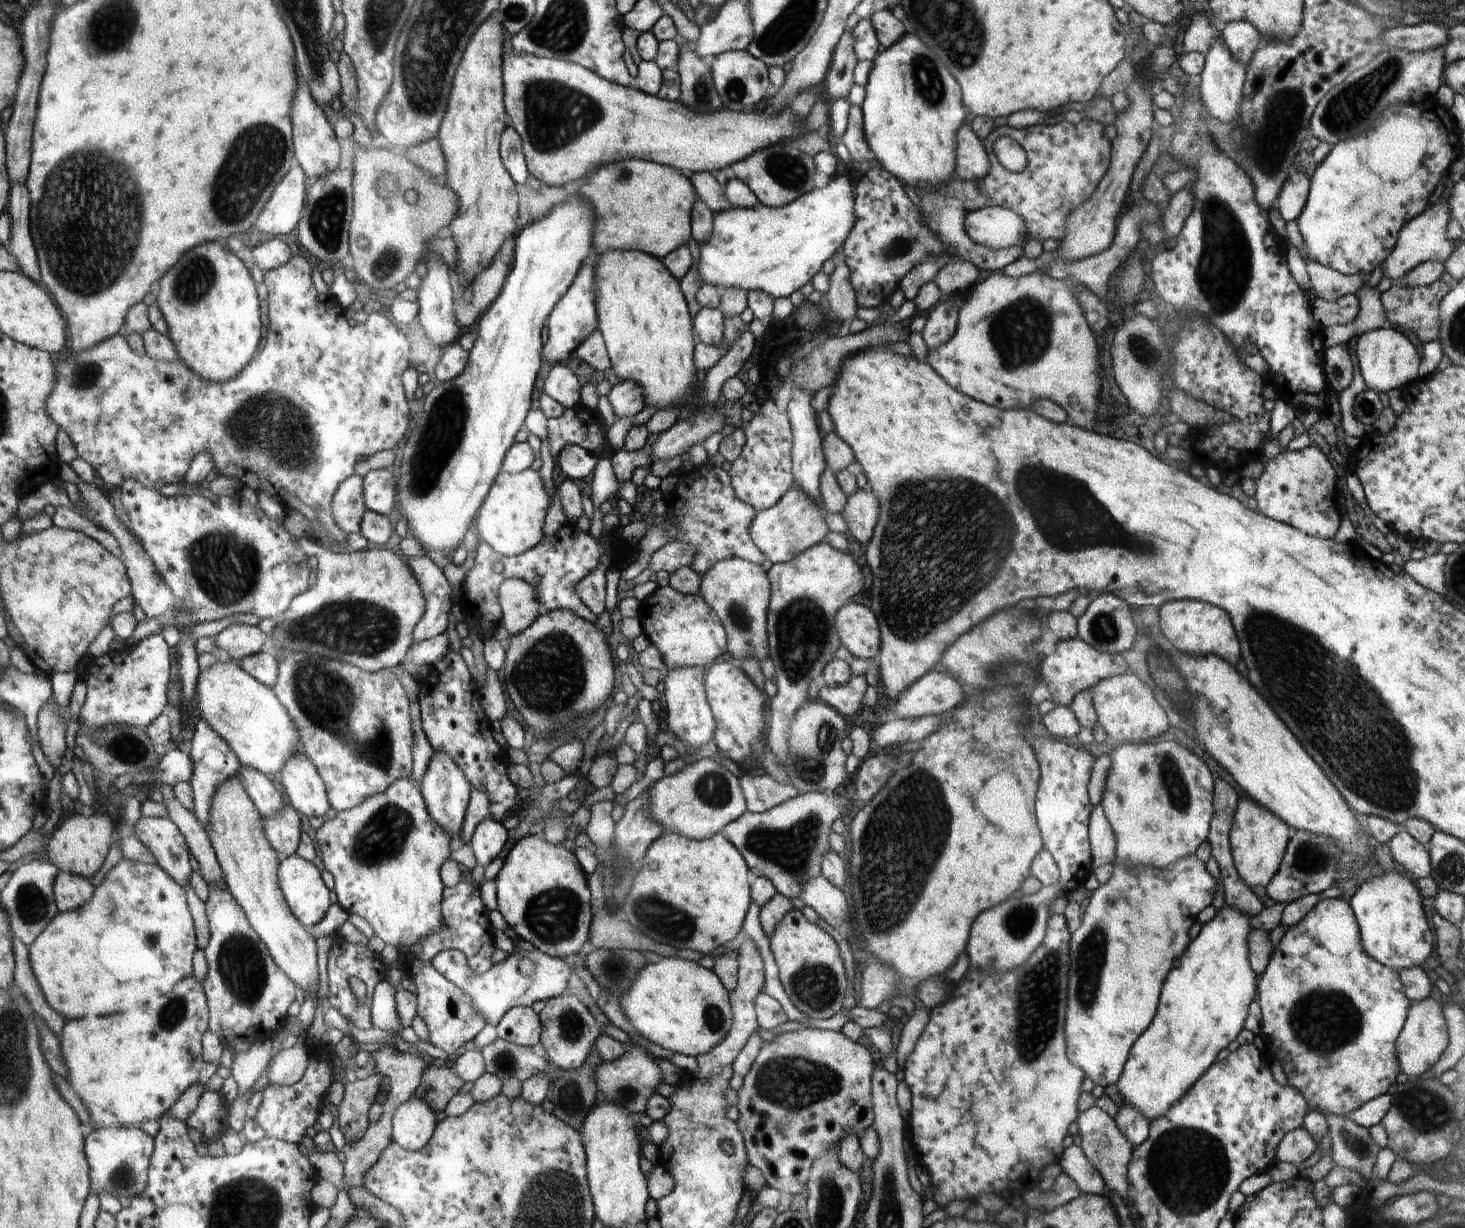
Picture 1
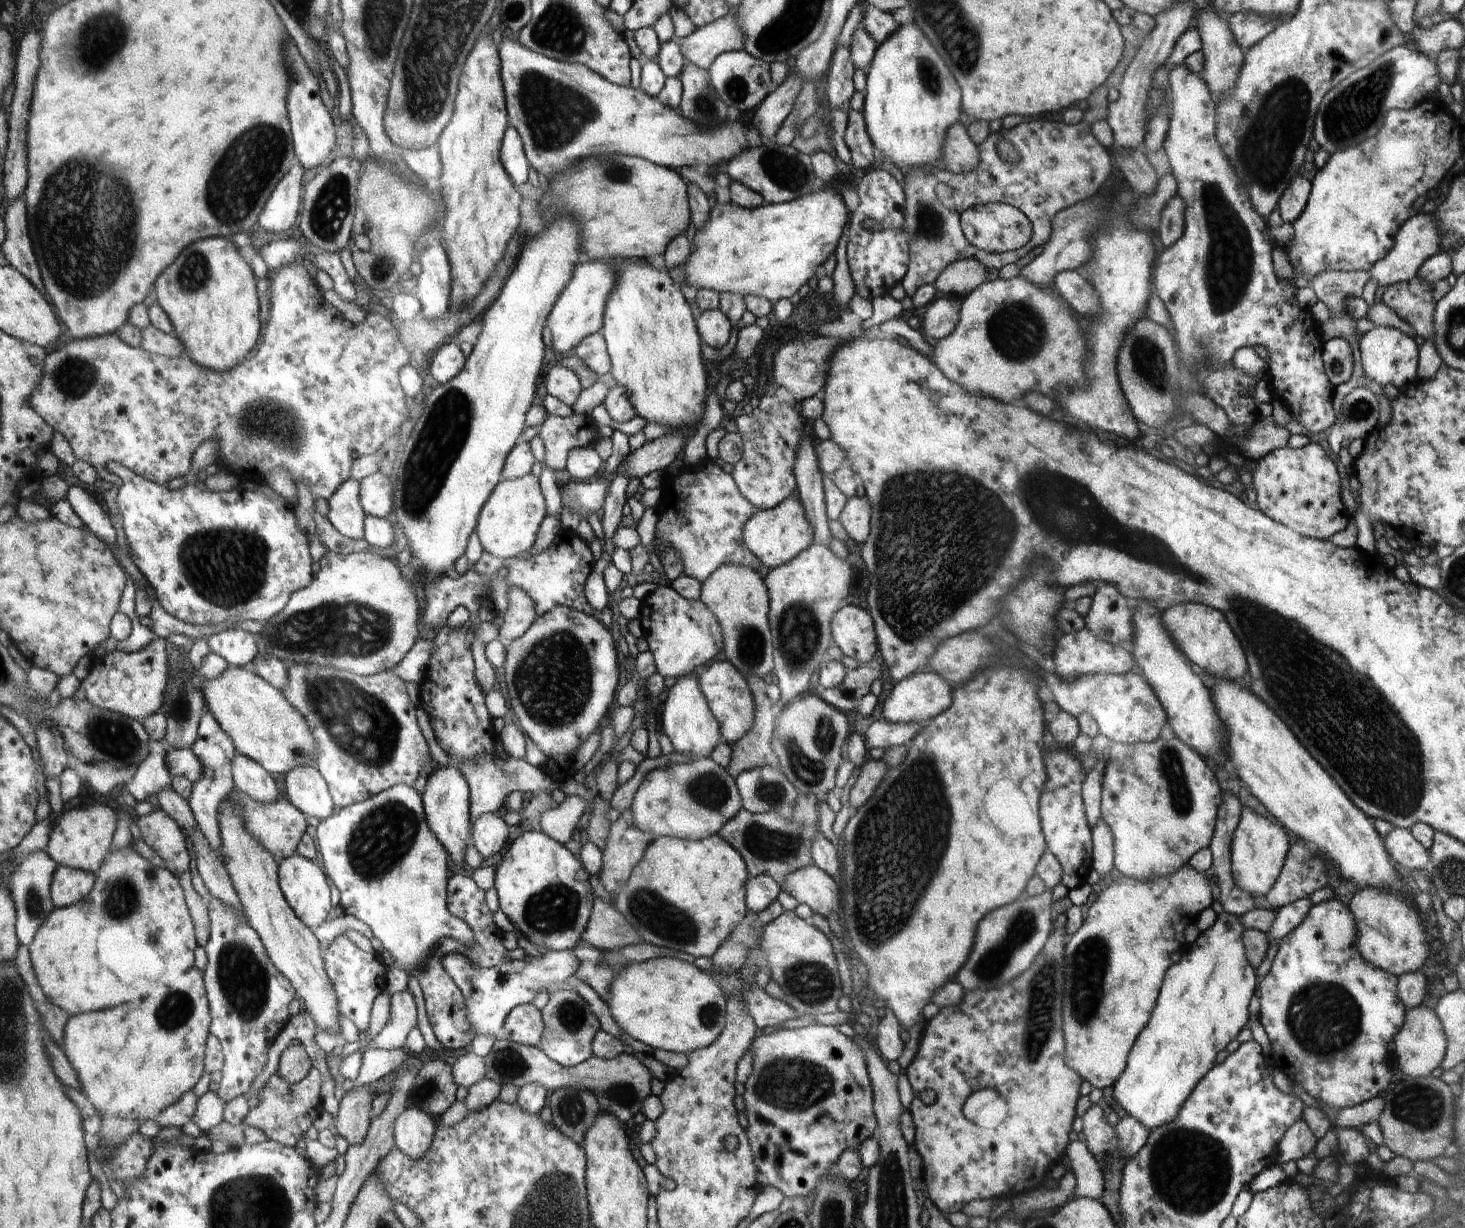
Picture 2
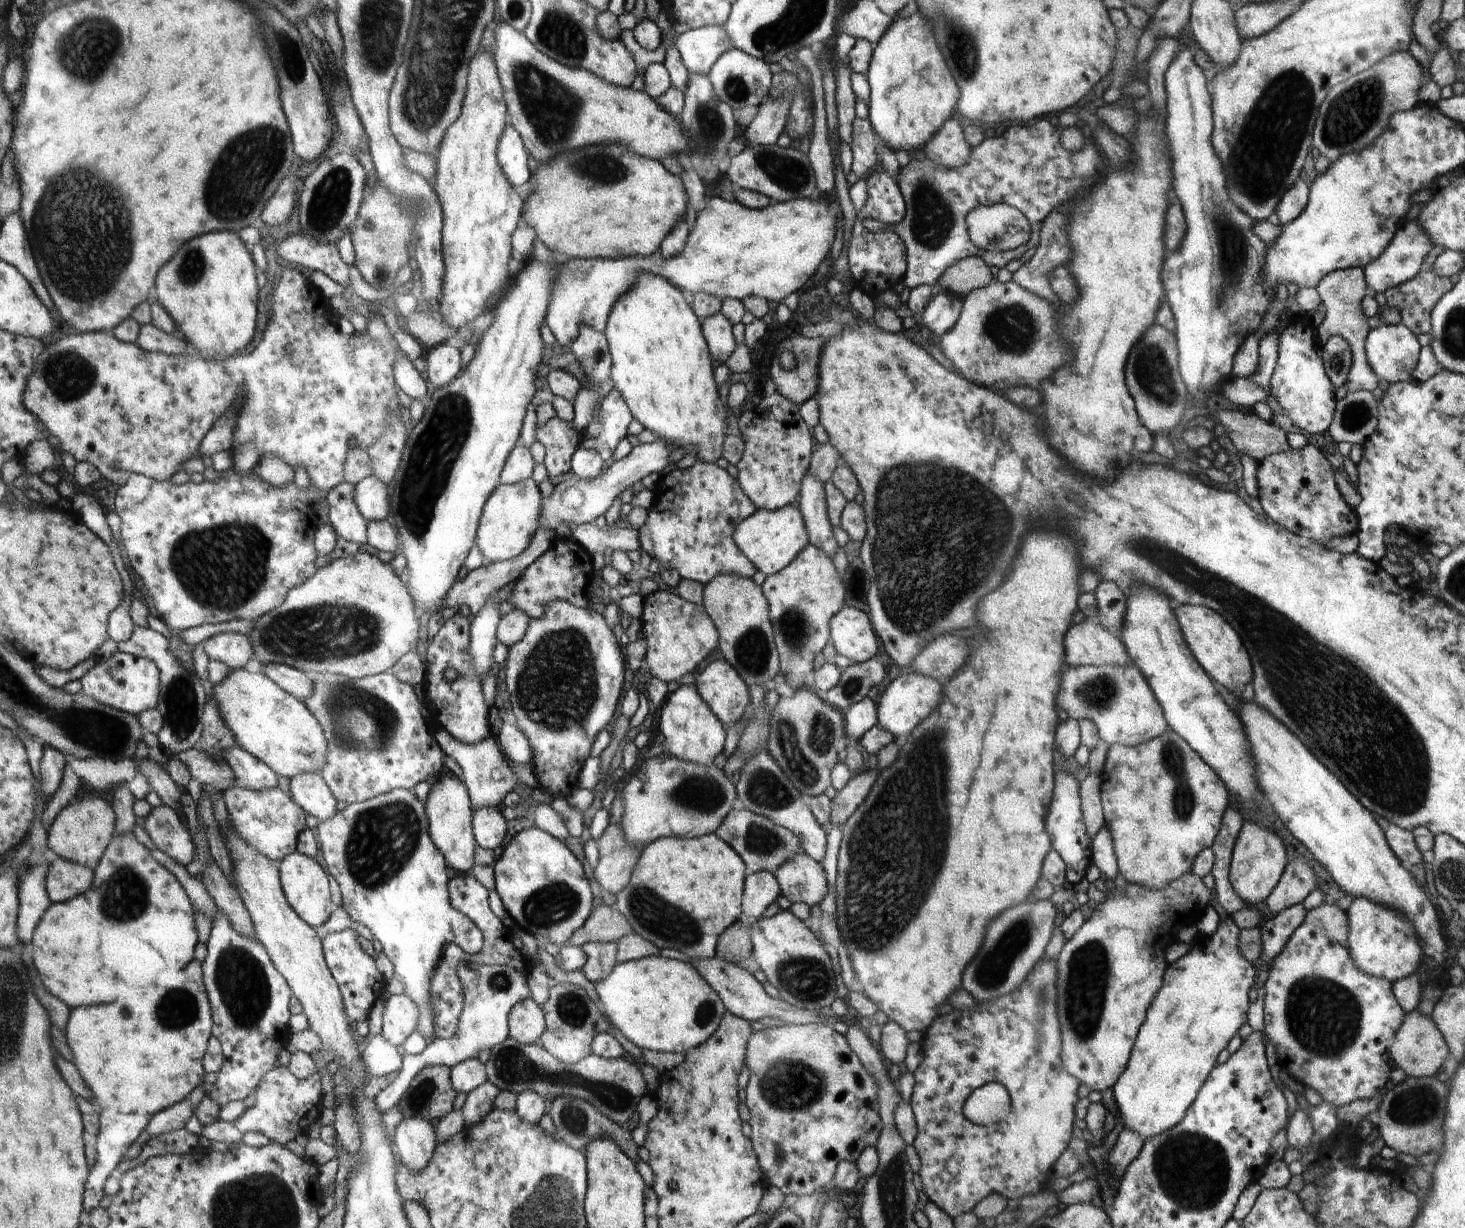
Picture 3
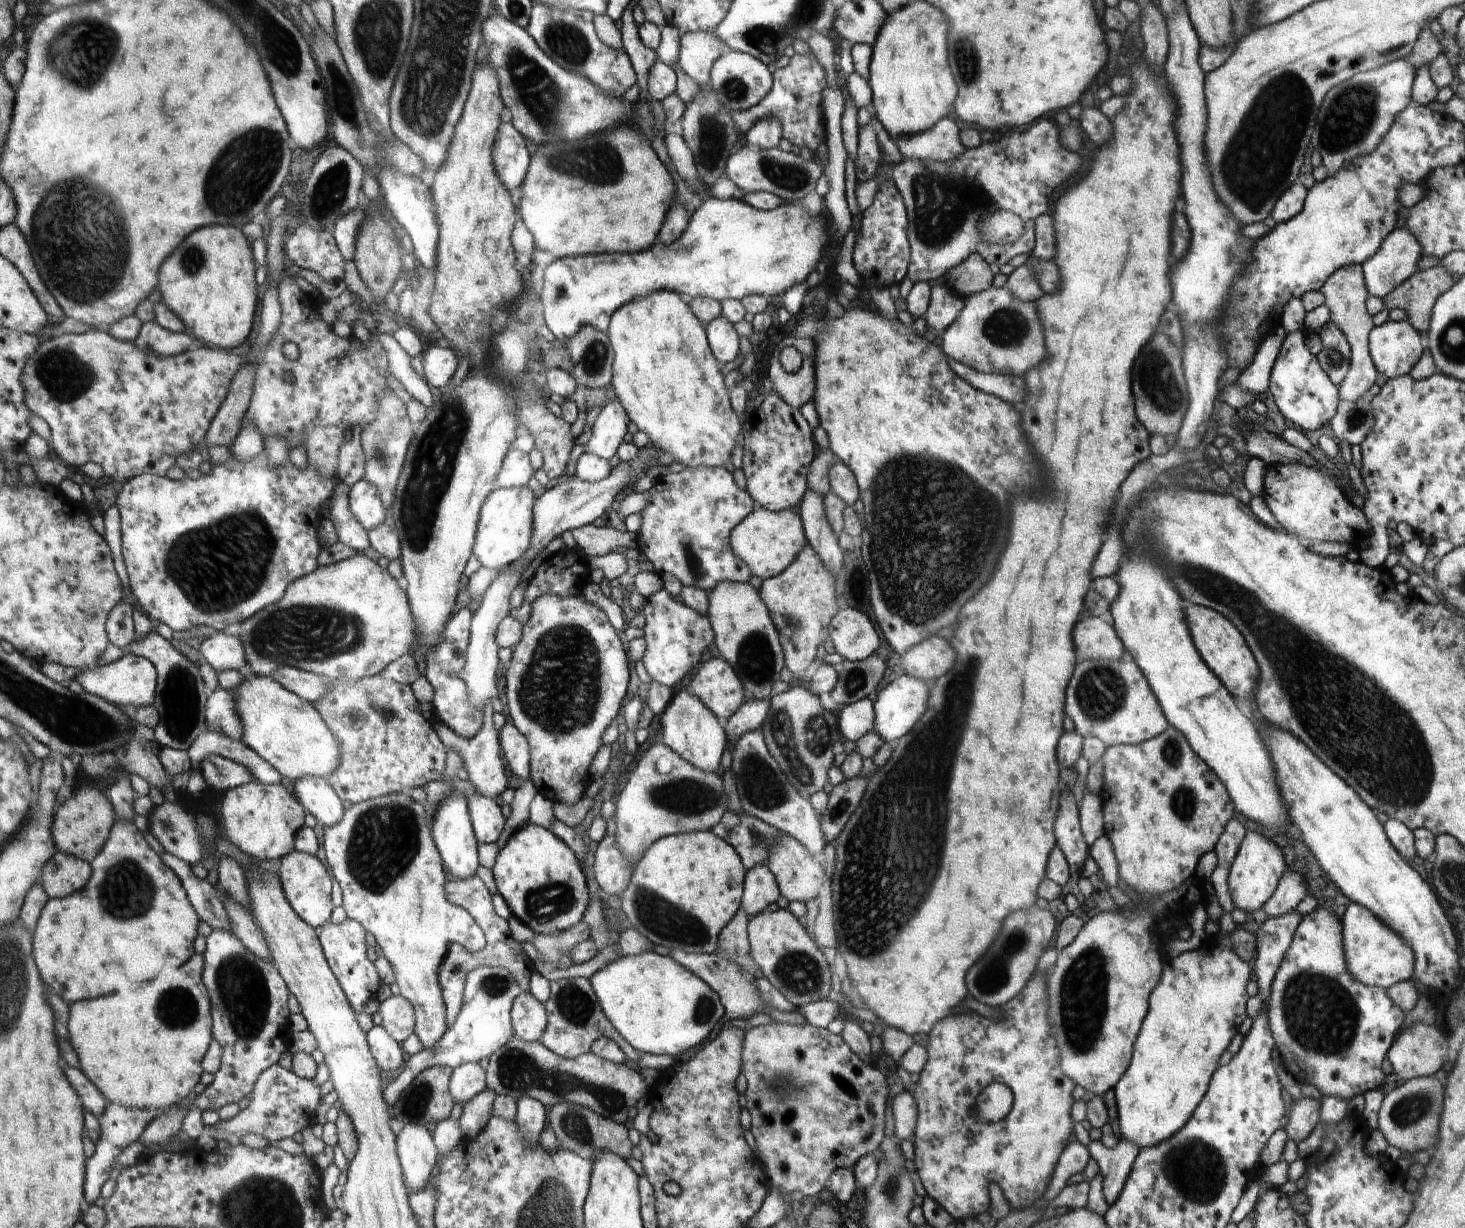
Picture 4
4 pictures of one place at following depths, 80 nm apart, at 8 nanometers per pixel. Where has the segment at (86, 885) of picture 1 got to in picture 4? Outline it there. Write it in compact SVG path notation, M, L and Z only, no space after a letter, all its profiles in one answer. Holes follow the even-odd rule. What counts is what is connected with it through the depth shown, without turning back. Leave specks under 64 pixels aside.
M58 851L43 870L42 884L52 899L63 899L83 889L92 874L91 863Z

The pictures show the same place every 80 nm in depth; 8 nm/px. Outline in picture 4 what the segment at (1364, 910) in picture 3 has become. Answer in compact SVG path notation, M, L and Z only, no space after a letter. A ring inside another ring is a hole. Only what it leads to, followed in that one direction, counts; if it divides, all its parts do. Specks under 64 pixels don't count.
M1351 903L1341 923L1347 969L1354 979L1385 989L1400 981L1414 980L1415 954L1412 945L1379 916L1361 904Z

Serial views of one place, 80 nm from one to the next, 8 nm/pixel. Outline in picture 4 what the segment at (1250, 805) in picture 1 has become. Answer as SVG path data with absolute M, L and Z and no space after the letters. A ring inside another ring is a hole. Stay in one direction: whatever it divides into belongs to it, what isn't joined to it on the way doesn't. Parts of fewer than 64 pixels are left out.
M1248 829L1230 866L1227 880L1235 908L1245 910L1247 913L1261 908L1274 894L1279 880L1283 877L1284 868L1286 863L1280 848L1257 831Z

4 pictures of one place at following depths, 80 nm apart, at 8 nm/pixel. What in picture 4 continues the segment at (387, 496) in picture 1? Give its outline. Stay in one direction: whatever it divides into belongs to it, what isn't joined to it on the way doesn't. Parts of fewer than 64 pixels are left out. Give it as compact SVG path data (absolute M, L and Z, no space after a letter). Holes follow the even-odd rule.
M366 479L356 482L349 490L350 510L356 518L364 525L366 530L373 526L382 524L386 518L386 510L378 489L372 481Z

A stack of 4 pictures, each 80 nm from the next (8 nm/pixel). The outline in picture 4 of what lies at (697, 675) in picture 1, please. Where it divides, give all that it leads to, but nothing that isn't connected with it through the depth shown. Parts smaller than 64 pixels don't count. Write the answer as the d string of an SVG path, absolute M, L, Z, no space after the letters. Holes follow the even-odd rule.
M682 688L680 692L678 691L673 695L662 714L661 726L663 743L668 745L676 754L703 771L716 772L718 770L727 745L726 731L723 729L723 722L696 695L689 693L686 688Z

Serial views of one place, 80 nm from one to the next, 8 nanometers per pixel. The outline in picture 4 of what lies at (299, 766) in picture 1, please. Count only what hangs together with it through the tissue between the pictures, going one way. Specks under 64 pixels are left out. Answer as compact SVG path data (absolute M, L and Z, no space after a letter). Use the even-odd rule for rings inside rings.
M303 776L292 784L293 793L317 822L323 827L336 824L344 814L340 797L327 779L319 776Z

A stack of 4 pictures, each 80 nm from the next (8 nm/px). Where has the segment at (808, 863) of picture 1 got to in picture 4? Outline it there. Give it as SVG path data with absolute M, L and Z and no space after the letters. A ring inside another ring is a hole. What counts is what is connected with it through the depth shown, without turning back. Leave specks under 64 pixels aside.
M727 811L716 827L711 830L717 837L723 838L728 844L735 848L741 857L743 857L743 864L747 865L749 870L756 868L756 866L768 864L767 860L771 853L779 846L779 841L785 838L785 832L774 828L771 824L760 820L758 817L752 816L748 813L735 813L734 811Z

